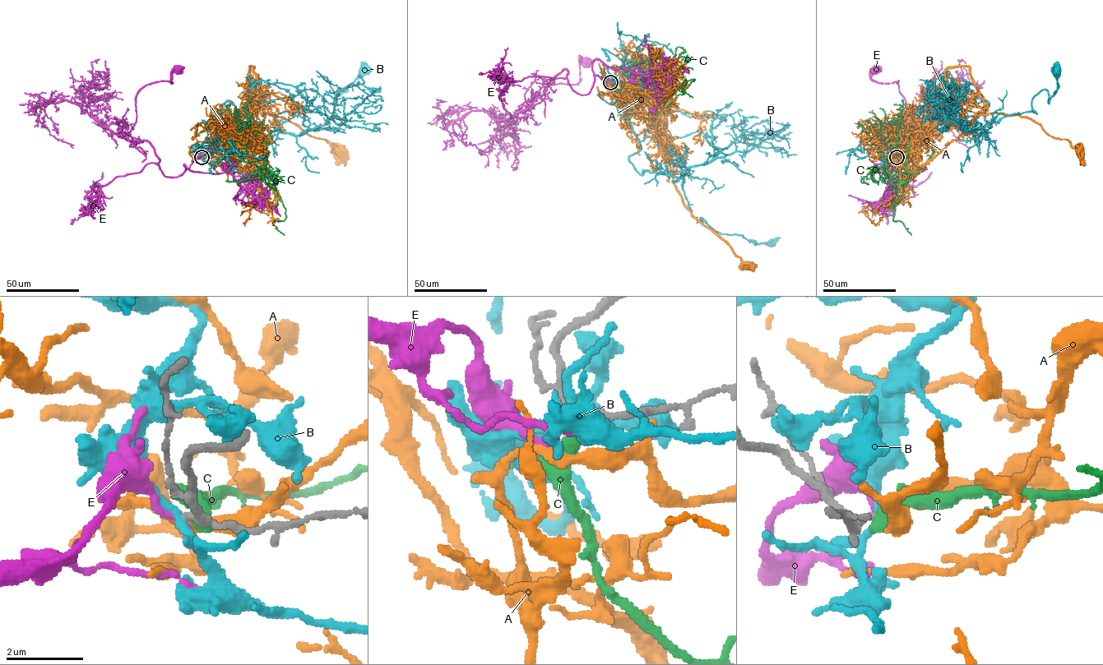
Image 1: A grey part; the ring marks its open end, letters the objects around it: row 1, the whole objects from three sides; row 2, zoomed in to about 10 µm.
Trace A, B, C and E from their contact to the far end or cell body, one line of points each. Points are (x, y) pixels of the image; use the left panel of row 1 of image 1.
A: (201, 157), (221, 145), (224, 140), (220, 137), (257, 129), (265, 113), (282, 117), (340, 150)
B: (201, 157), (224, 139), (224, 102), (271, 126), (301, 91), (331, 103), (362, 69)
C: (201, 157), (255, 163), (272, 185), (262, 146), (242, 138), (242, 131)
E: (201, 157), (178, 176), (165, 177), (150, 144), (118, 136), (134, 123), (139, 90), (172, 83), (179, 69)

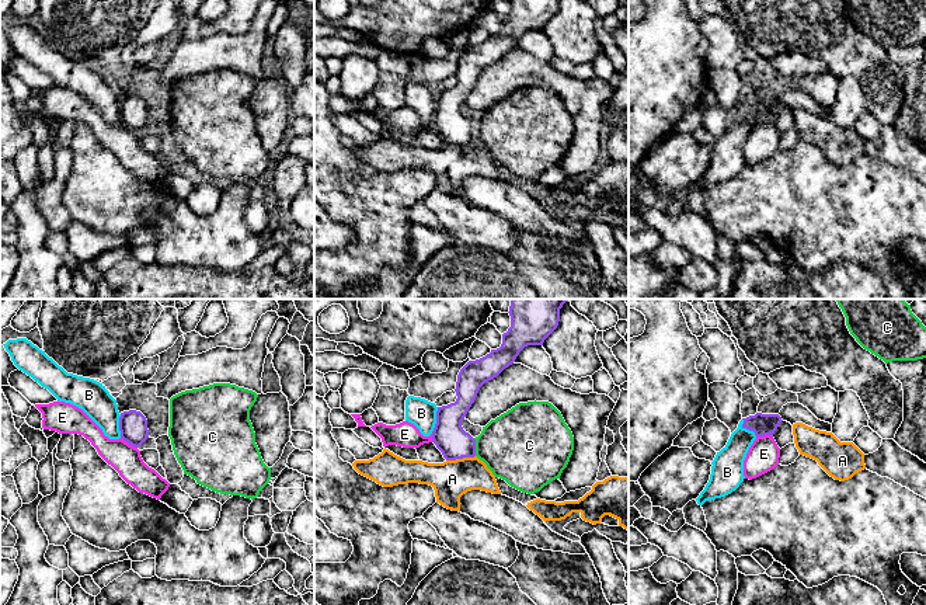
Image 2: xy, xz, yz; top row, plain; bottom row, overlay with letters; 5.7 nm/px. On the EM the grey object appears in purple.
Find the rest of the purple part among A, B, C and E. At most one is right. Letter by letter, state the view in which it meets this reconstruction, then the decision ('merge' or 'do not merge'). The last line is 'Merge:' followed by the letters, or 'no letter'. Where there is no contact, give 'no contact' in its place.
A: xz | do not merge
B: xz | do not merge
C: xz | do not merge
E: xy | do not merge
Merge: no letter

